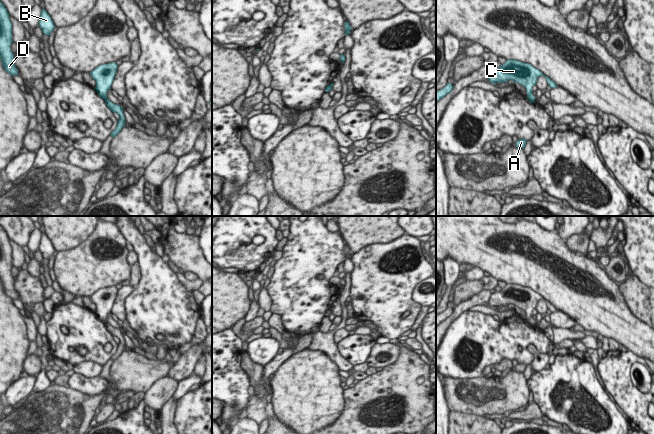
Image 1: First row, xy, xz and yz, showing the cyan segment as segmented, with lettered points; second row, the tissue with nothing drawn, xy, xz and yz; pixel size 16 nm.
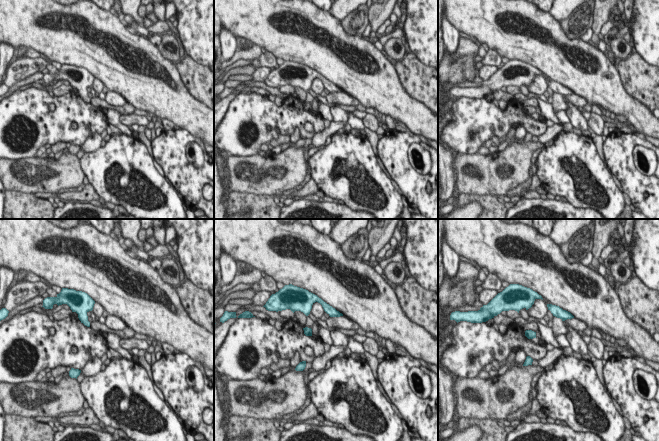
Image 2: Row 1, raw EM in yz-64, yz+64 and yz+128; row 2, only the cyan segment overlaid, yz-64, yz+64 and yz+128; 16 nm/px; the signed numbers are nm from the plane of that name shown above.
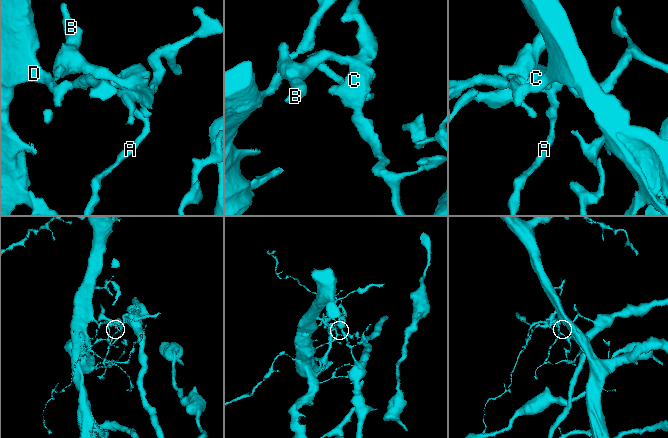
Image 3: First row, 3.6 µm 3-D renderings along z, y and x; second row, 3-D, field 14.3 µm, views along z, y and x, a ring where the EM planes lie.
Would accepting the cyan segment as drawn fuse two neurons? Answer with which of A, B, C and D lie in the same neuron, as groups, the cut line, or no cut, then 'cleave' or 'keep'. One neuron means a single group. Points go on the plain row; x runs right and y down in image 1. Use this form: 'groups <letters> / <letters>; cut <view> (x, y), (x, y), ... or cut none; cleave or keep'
groups A D / B C; cut xy (107, 322), (105, 324); cleave

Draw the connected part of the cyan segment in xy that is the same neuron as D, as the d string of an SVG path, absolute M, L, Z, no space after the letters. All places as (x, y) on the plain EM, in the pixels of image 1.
M0 225L0 282L6 296L10 299L18 299L14 288L14 278L11 276L12 247L9 243L7 233Z

